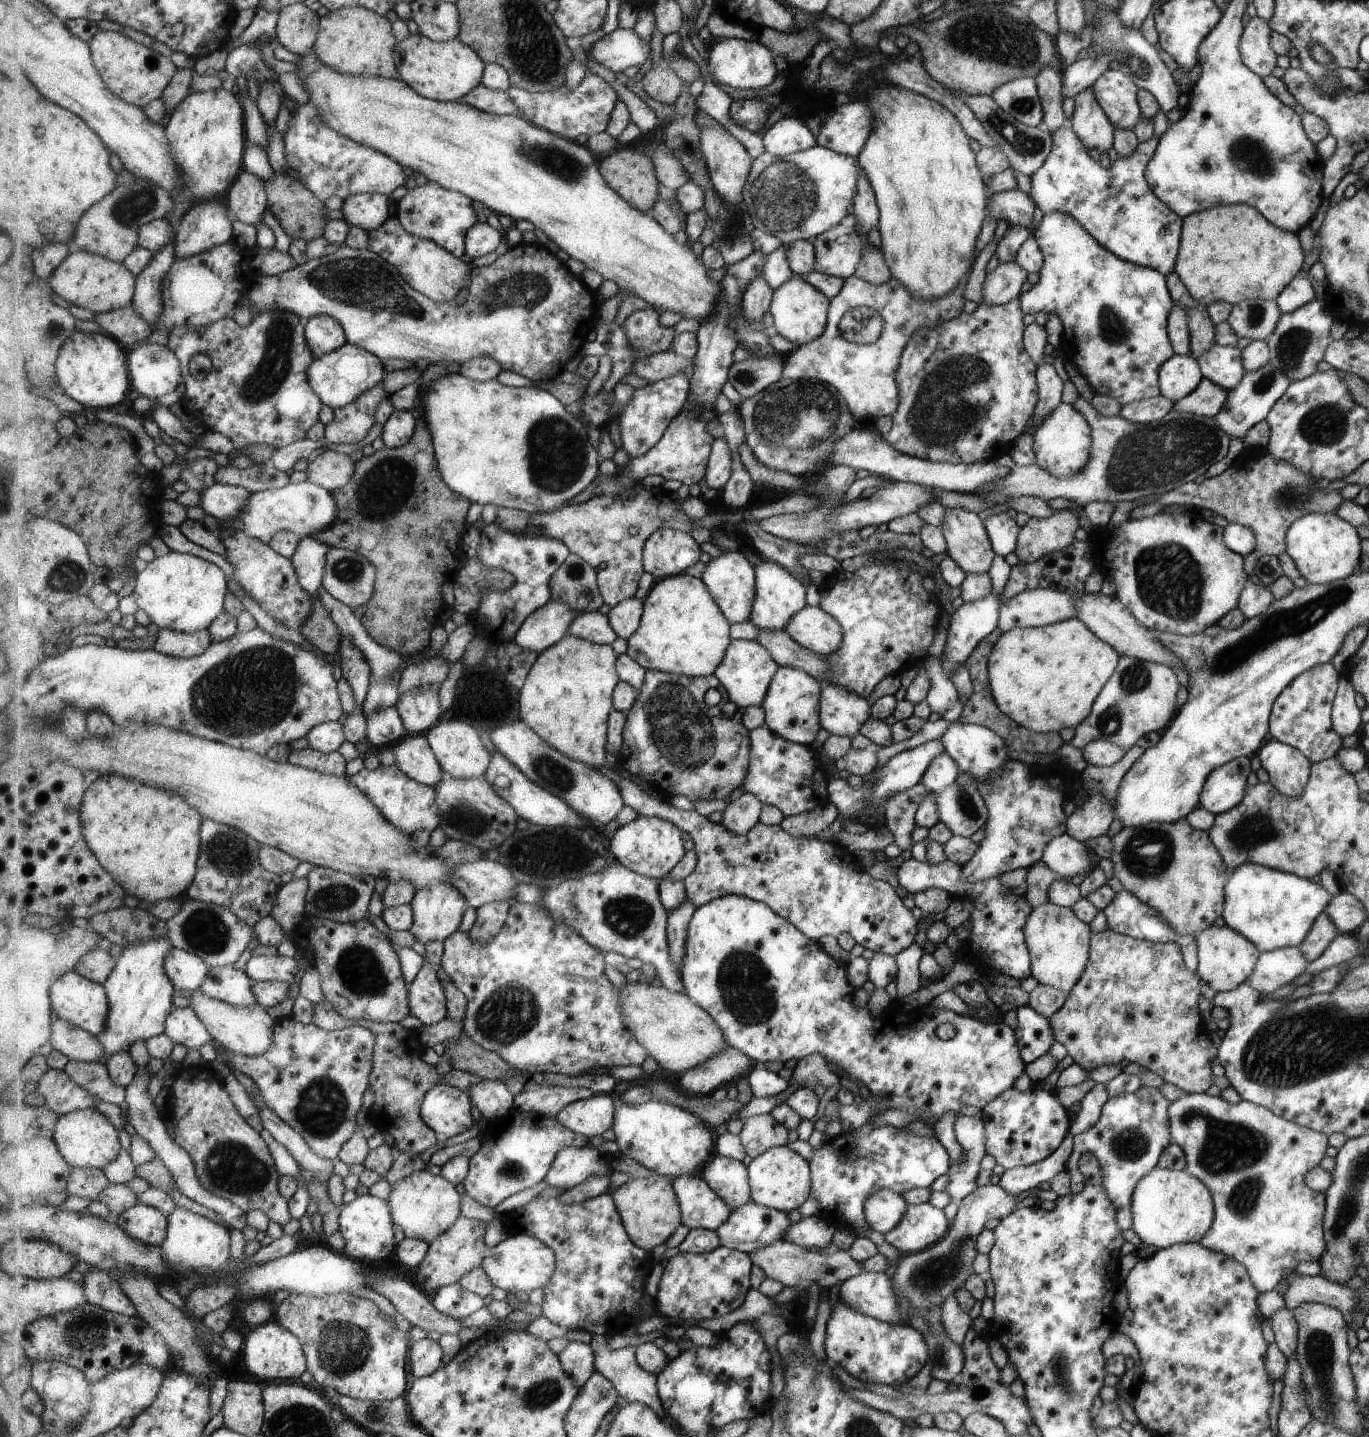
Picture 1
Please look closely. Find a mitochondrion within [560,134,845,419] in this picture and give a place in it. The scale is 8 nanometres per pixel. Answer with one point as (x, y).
(785, 194)

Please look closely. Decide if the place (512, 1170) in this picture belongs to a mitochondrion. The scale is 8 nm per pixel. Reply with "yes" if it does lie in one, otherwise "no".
yes

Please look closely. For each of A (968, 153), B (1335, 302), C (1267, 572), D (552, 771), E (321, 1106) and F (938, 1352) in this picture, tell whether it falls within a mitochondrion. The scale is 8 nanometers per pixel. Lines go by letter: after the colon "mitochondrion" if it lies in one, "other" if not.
A: other
B: other
C: mitochondrion
D: mitochondrion
E: mitochondrion
F: mitochondrion

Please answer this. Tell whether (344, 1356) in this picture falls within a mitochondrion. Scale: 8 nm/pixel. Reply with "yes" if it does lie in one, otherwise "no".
yes

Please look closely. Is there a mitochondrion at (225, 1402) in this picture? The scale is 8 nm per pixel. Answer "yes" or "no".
no

